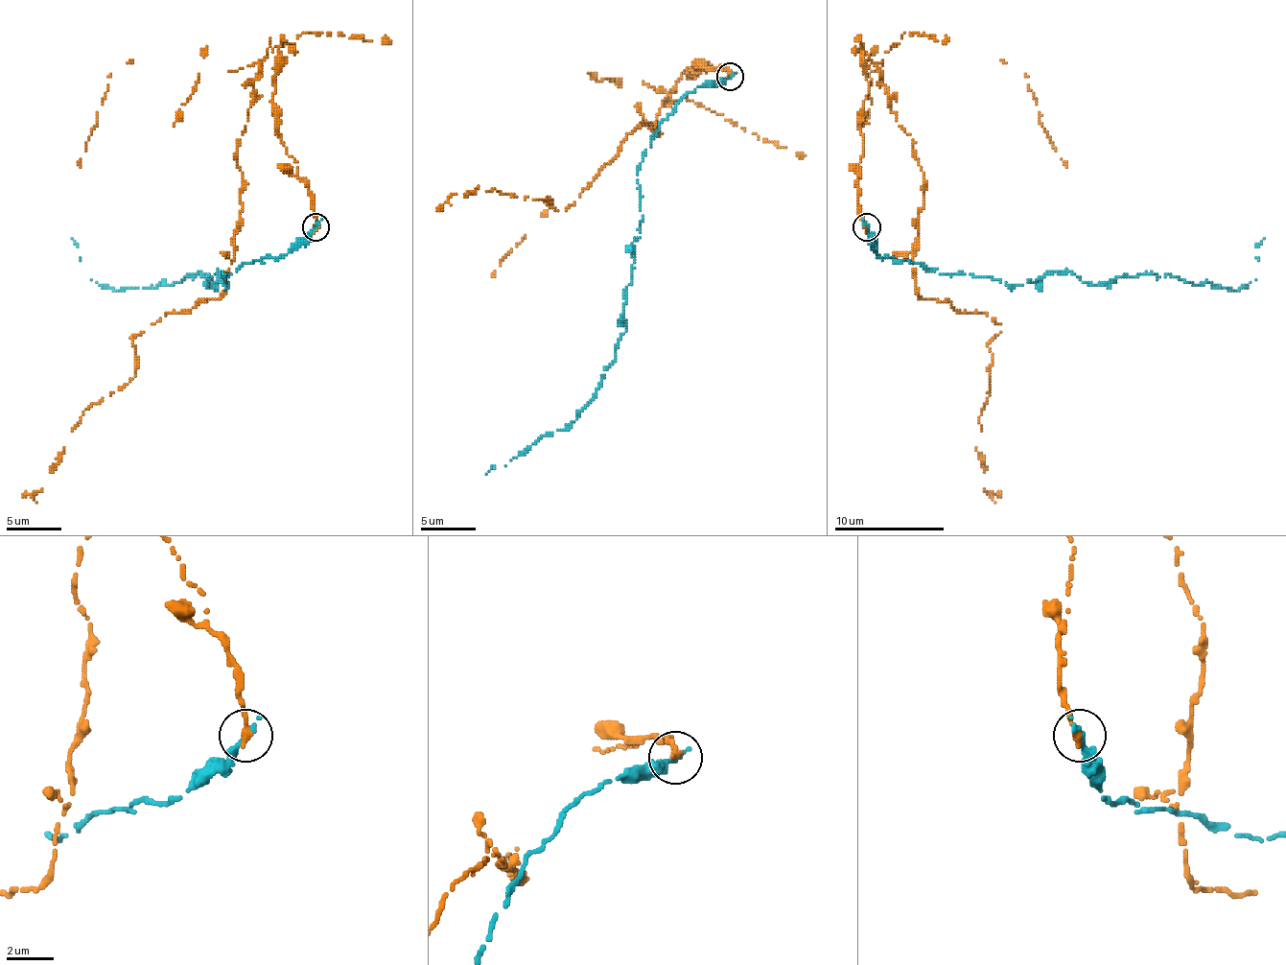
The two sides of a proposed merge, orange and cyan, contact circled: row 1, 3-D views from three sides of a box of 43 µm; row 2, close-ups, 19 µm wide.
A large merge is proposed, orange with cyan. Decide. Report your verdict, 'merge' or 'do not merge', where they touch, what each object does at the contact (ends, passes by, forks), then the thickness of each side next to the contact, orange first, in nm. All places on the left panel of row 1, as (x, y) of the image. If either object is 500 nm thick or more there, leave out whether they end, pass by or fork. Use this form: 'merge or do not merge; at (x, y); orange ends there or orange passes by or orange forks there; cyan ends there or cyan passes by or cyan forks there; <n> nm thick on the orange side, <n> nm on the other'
do not merge; at (315, 226); orange ends there; cyan ends there; 320 nm thick on the orange side, 280 nm on the other

